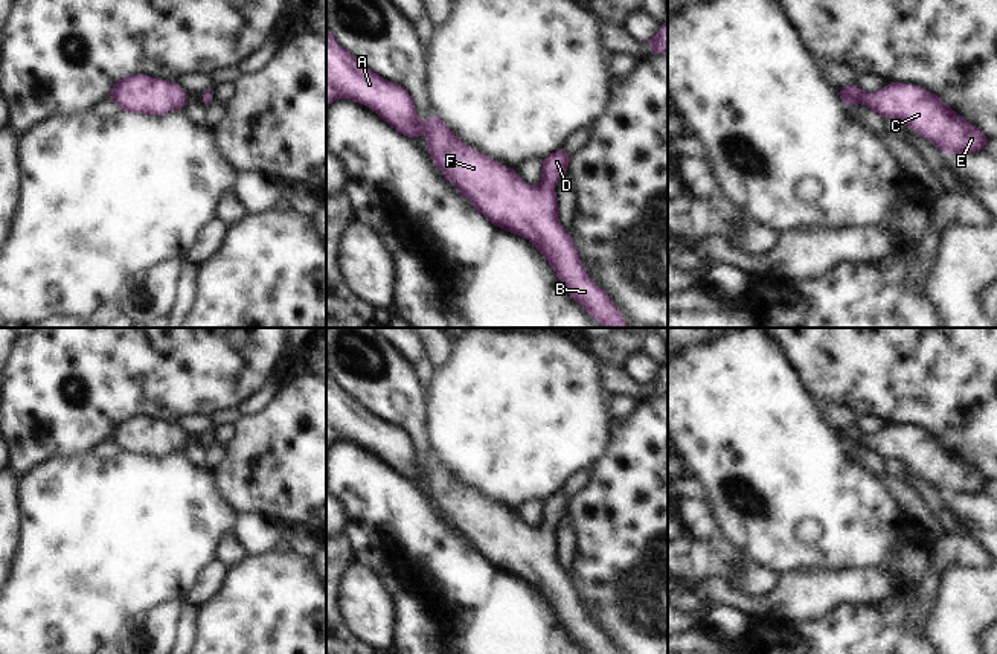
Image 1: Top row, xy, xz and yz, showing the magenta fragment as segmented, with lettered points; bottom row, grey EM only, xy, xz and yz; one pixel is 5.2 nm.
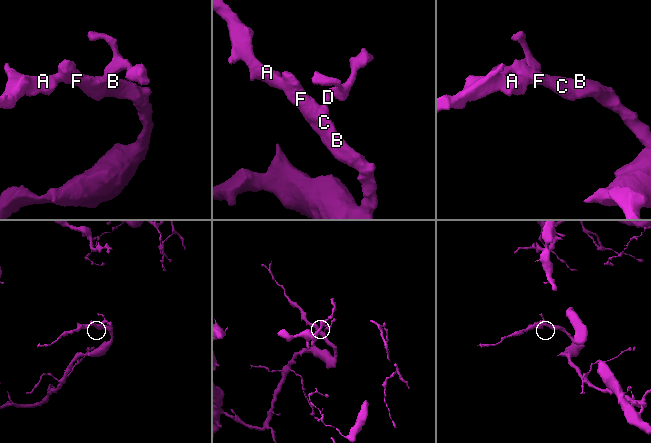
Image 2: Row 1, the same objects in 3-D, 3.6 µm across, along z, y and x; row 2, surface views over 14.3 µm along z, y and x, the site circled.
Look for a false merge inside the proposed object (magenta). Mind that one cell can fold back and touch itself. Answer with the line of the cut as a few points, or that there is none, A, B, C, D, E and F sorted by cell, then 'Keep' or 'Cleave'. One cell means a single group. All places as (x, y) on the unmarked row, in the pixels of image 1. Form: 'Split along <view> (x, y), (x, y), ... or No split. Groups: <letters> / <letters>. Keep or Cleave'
No split. Groups: A B C D E F. Keep.

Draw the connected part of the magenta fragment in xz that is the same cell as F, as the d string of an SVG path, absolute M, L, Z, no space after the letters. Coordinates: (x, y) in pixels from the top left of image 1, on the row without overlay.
M326 366L326 447L338 439L349 439L358 445L369 447L381 460L407 479L415 480L424 473L431 502L476 552L494 567L531 581L552 607L563 628L587 654L619 654L610 637L588 620L572 578L558 564L558 541L553 526L567 515L569 506L569 497L563 488L543 502L541 526L531 527L524 524L515 511L505 509L498 503L479 495L470 486L457 482L434 454L421 466L409 433L372 415L348 395L332 380Z

